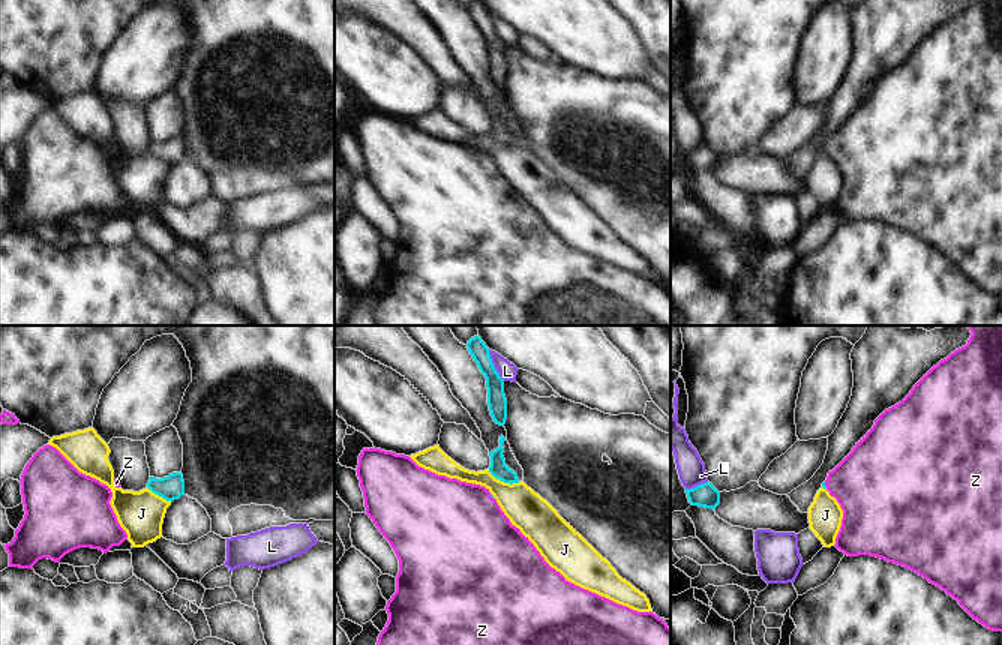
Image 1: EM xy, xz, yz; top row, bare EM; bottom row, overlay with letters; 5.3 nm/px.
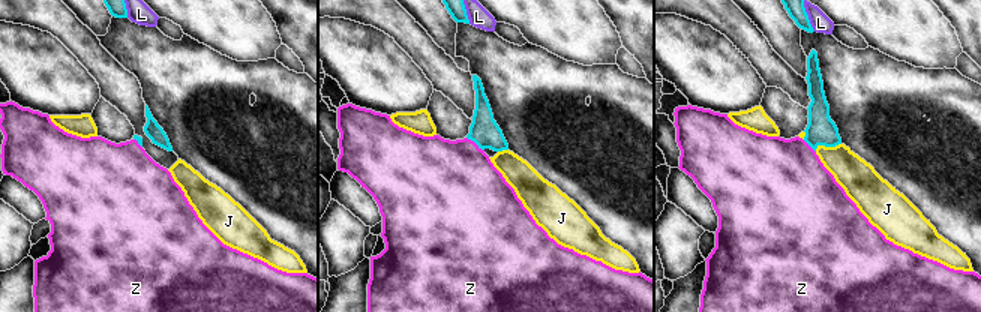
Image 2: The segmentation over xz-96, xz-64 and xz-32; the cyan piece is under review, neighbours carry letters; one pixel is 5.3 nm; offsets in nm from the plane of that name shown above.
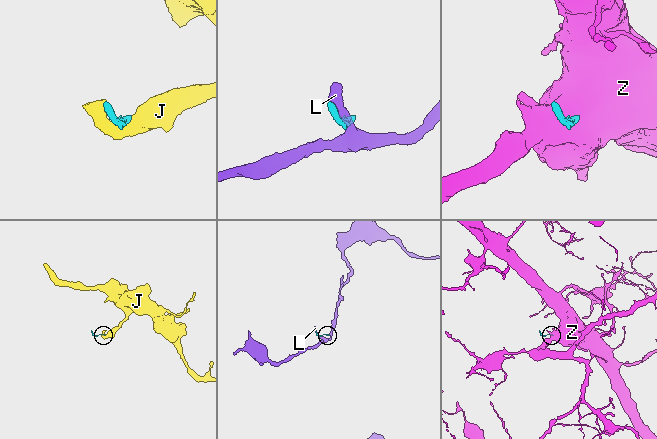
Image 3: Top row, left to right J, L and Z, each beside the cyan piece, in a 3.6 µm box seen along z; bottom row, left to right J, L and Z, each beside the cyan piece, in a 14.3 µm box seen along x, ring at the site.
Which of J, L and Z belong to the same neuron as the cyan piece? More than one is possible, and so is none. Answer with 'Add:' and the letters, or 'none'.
Add: Z

